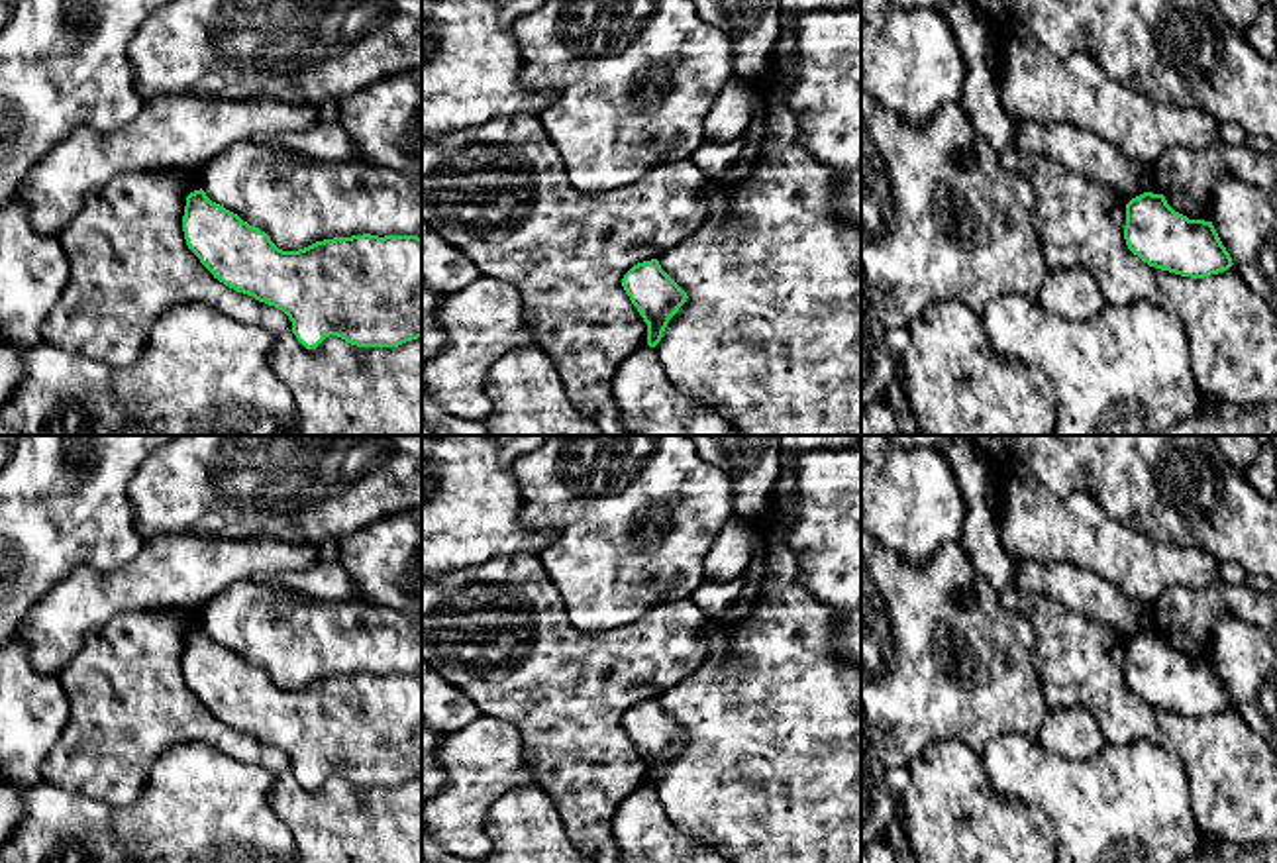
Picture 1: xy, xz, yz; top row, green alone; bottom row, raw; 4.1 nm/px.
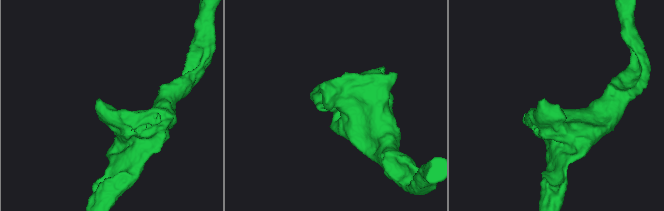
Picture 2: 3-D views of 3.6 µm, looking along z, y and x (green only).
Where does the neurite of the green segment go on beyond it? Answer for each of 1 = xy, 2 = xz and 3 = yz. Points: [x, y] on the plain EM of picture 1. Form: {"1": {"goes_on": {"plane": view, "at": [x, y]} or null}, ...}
{"1": {"goes_on": null}, "2": {"goes_on": null}, "3": {"goes_on": null}}

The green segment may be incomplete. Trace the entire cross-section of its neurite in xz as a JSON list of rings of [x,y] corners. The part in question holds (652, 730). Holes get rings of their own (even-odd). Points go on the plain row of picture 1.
[[[657,698],[634,704],[622,726],[647,763],[647,785],[655,787],[669,759],[687,741],[687,732],[661,708]]]

